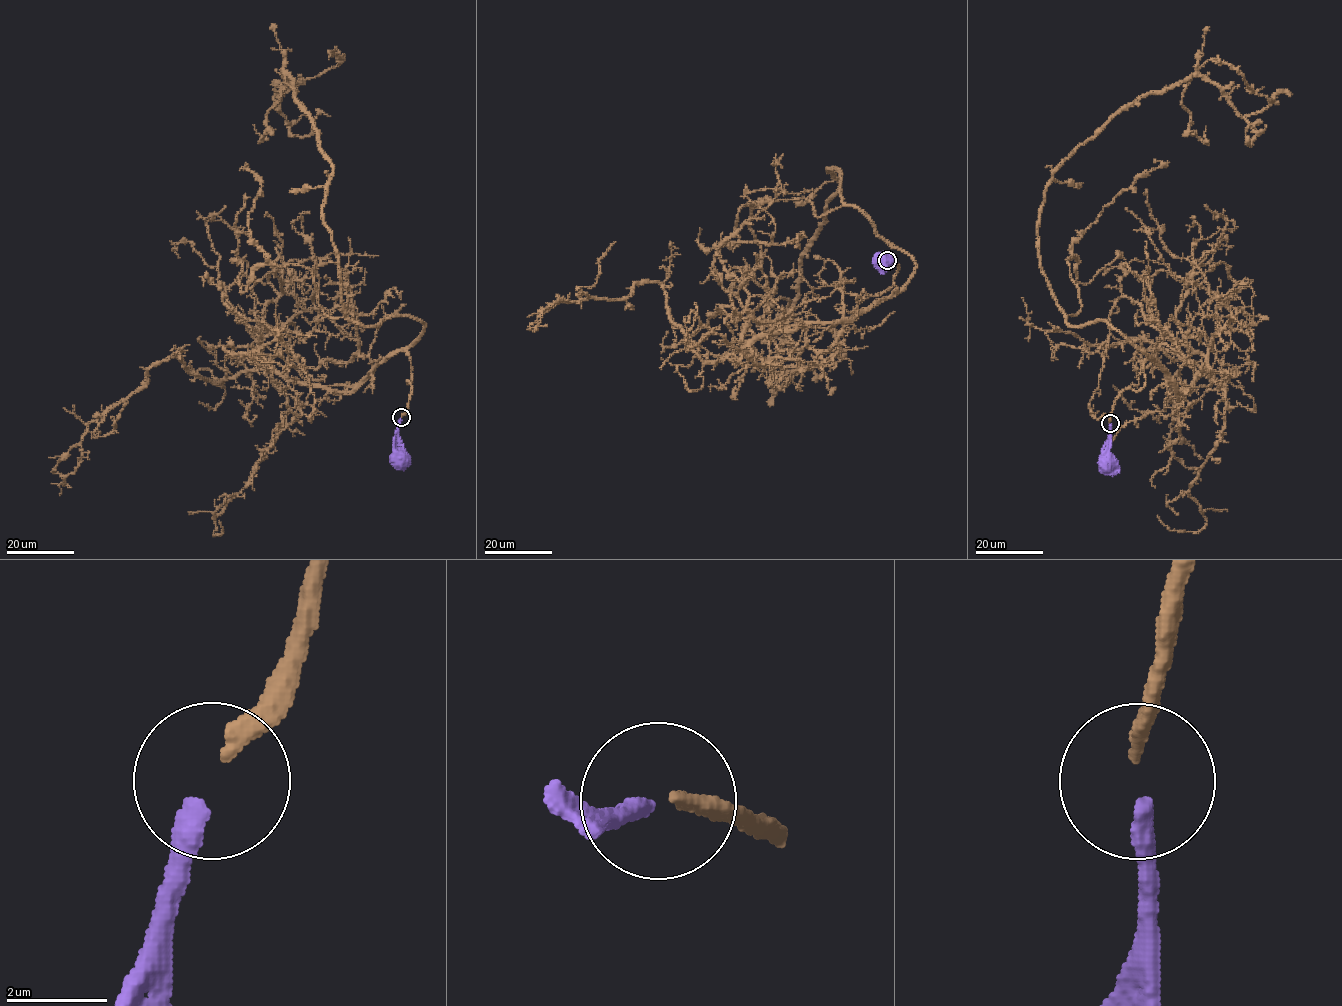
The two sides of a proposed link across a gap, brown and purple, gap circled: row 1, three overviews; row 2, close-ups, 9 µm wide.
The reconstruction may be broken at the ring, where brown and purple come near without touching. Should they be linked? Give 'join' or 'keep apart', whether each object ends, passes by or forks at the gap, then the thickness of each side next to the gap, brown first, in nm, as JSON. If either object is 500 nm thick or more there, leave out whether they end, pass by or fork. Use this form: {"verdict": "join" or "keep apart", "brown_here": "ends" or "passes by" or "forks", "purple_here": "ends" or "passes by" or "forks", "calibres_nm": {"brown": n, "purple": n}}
{"verdict": "keep apart", "brown_here": "ends", "purple_here": "ends", "calibres_nm": {"brown": 320, "purple": 400}}

